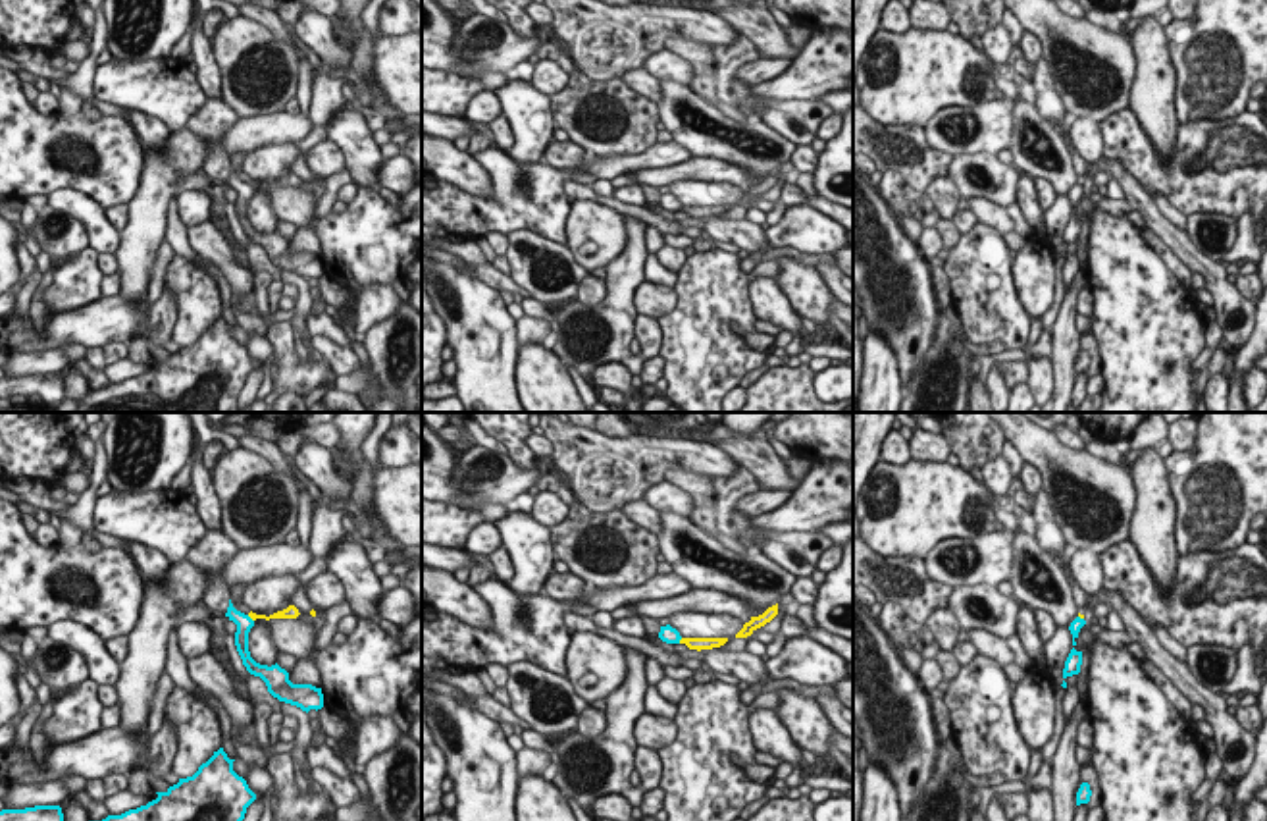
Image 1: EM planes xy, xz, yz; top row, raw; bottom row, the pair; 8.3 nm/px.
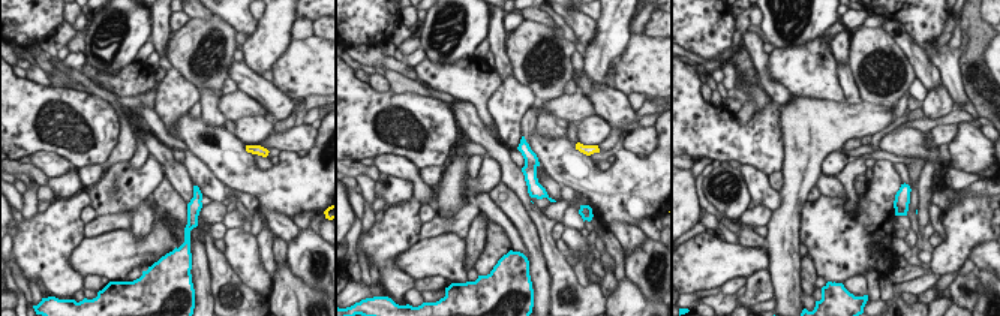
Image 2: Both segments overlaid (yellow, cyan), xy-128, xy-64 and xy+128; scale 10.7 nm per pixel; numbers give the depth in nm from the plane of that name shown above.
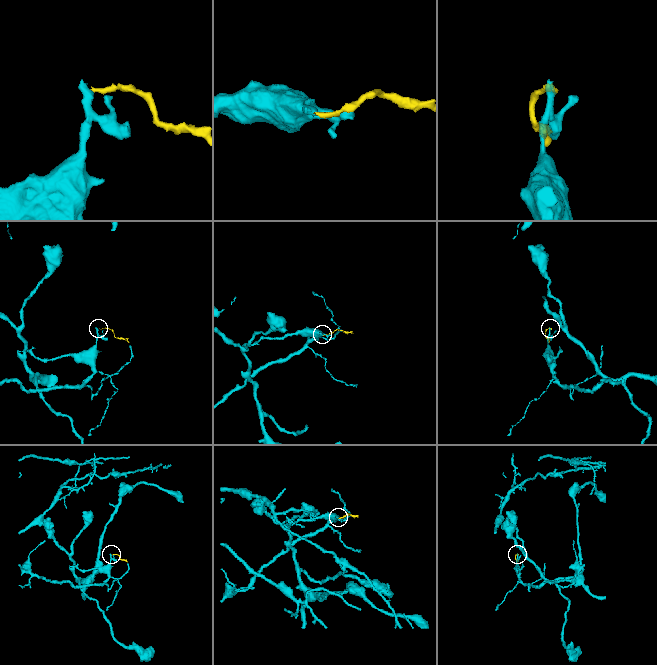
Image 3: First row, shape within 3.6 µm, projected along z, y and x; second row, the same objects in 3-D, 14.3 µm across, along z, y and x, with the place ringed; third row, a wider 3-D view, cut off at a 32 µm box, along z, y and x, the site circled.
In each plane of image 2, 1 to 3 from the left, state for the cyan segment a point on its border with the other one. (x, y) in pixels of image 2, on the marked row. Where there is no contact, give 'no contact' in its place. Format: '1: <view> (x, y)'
1: no contact
2: no contact
3: no contact

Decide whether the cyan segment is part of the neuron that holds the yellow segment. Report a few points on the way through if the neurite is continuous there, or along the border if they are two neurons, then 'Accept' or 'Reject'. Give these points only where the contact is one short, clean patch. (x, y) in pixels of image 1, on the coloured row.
Boundary: xy (247, 615), (253, 621). Reject.

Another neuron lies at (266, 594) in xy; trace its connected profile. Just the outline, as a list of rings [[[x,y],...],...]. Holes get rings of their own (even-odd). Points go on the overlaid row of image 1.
[[[291,574],[279,578],[262,576],[246,584],[241,601],[254,613],[283,611],[291,605],[291,597],[298,584],[298,578]]]

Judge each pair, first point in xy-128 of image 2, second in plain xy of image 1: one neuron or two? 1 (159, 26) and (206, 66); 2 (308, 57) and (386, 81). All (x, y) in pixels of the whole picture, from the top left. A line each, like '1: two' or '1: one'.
1: one
2: one

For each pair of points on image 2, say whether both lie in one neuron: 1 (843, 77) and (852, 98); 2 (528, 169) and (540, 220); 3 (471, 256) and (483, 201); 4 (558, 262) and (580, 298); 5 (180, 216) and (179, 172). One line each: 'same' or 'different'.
1: same
2: different
3: different
4: same
5: different

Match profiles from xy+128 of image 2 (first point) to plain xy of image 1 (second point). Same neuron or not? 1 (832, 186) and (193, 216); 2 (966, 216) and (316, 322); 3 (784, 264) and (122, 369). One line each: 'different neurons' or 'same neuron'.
1: different neurons
2: different neurons
3: different neurons

